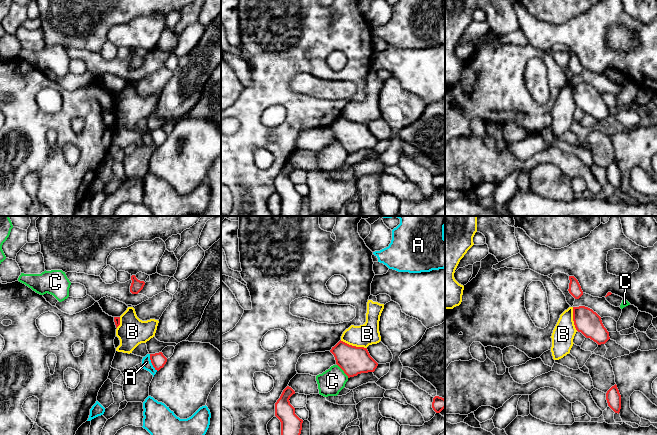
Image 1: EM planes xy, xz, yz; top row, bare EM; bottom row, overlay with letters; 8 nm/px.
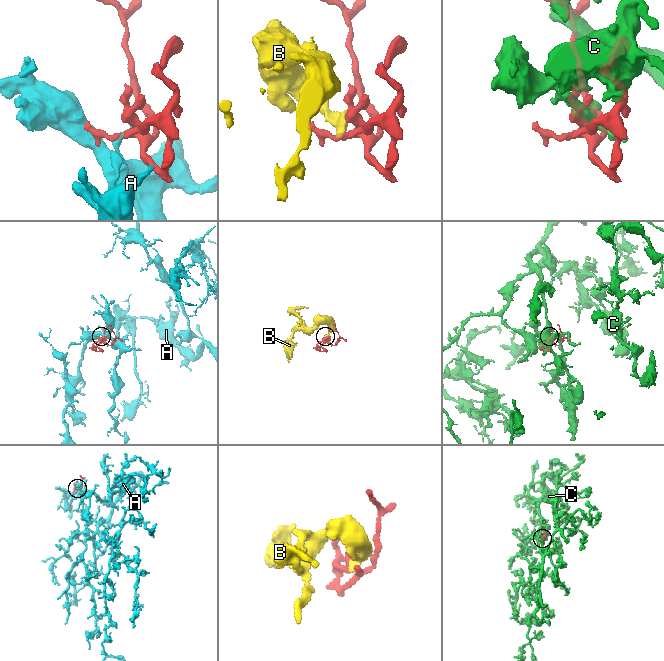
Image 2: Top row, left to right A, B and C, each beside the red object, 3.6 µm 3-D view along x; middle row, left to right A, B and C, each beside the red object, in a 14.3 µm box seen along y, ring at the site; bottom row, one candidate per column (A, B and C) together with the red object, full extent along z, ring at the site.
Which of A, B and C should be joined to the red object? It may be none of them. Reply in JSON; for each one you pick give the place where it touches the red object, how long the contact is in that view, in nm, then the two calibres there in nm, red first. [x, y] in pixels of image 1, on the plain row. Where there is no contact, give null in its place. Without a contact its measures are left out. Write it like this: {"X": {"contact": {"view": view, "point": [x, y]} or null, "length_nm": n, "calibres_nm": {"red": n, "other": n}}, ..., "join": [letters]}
{"join": []}

